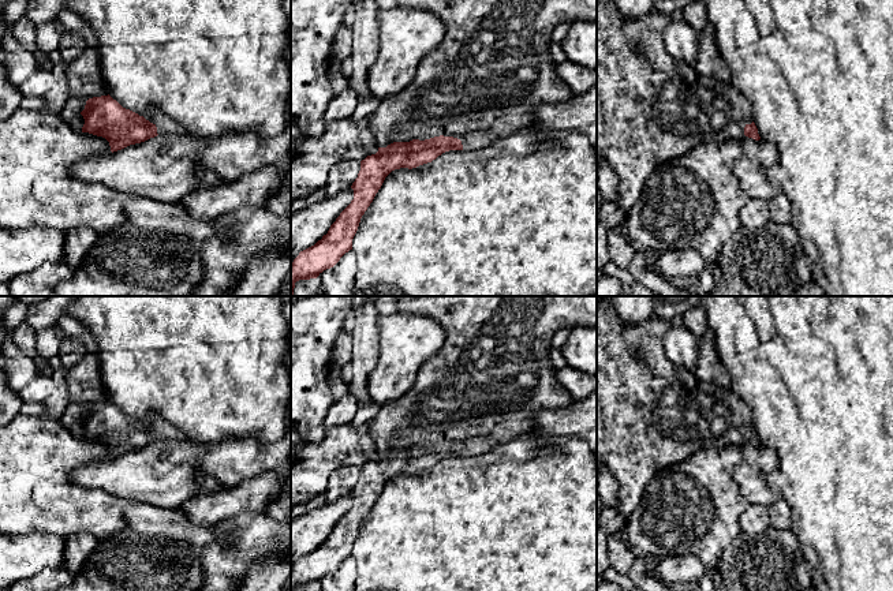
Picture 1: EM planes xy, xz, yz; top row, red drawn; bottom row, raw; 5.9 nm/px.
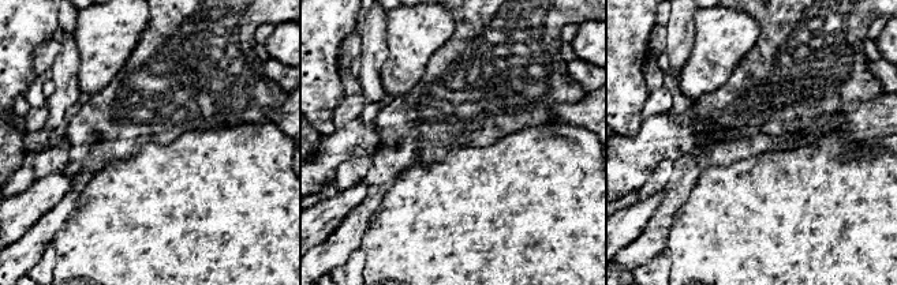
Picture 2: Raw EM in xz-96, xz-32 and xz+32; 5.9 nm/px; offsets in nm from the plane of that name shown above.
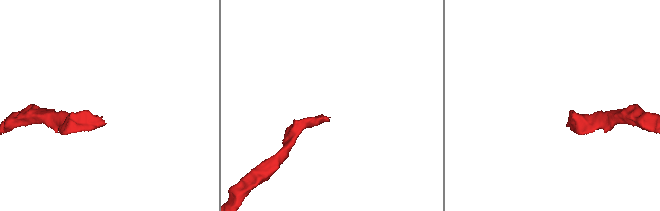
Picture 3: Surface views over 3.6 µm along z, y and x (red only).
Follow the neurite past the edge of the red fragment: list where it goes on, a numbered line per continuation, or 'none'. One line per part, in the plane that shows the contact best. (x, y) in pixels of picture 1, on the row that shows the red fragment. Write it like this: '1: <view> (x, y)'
1: xz (490, 71)

